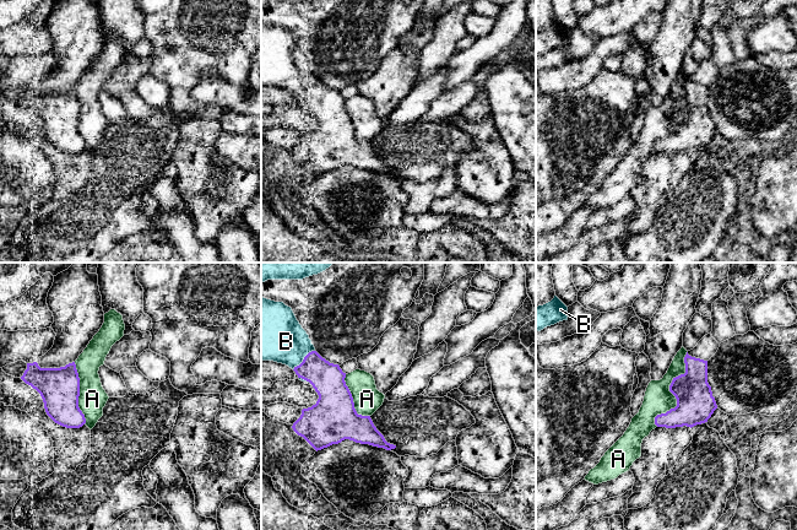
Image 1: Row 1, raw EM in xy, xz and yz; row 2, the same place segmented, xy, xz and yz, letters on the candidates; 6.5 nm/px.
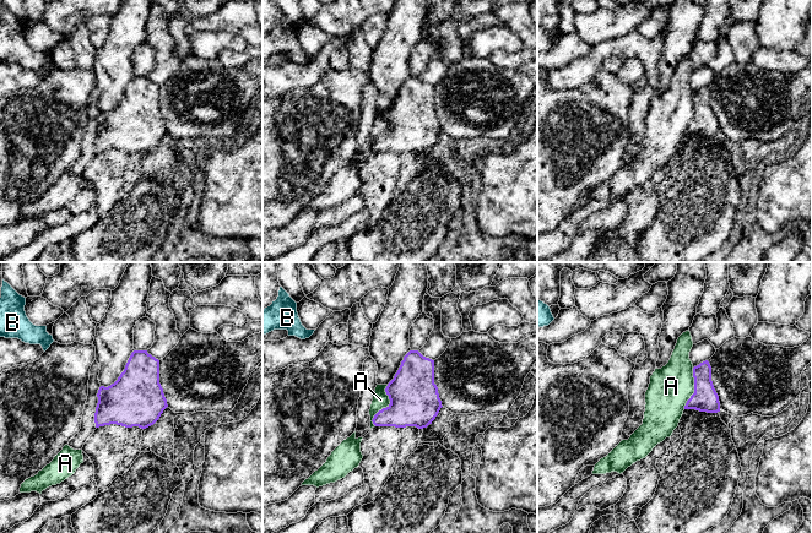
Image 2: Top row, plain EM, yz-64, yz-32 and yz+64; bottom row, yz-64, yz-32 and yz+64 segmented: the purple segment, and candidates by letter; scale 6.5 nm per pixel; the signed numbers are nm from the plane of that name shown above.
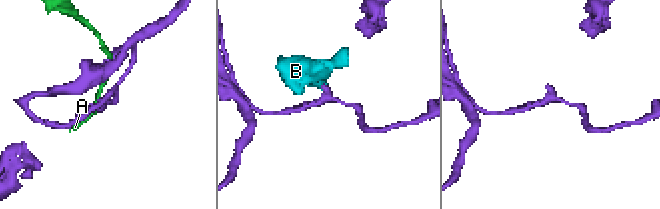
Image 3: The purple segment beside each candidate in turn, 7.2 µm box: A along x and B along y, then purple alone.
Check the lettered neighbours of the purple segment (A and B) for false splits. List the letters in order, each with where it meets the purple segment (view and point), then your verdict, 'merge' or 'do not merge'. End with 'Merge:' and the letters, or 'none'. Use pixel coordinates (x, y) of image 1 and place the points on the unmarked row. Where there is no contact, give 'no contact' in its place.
A: meets purple in yz at (670, 115); do not merge
B: meets purple in xz at (304, 84); merge
Merge: B

